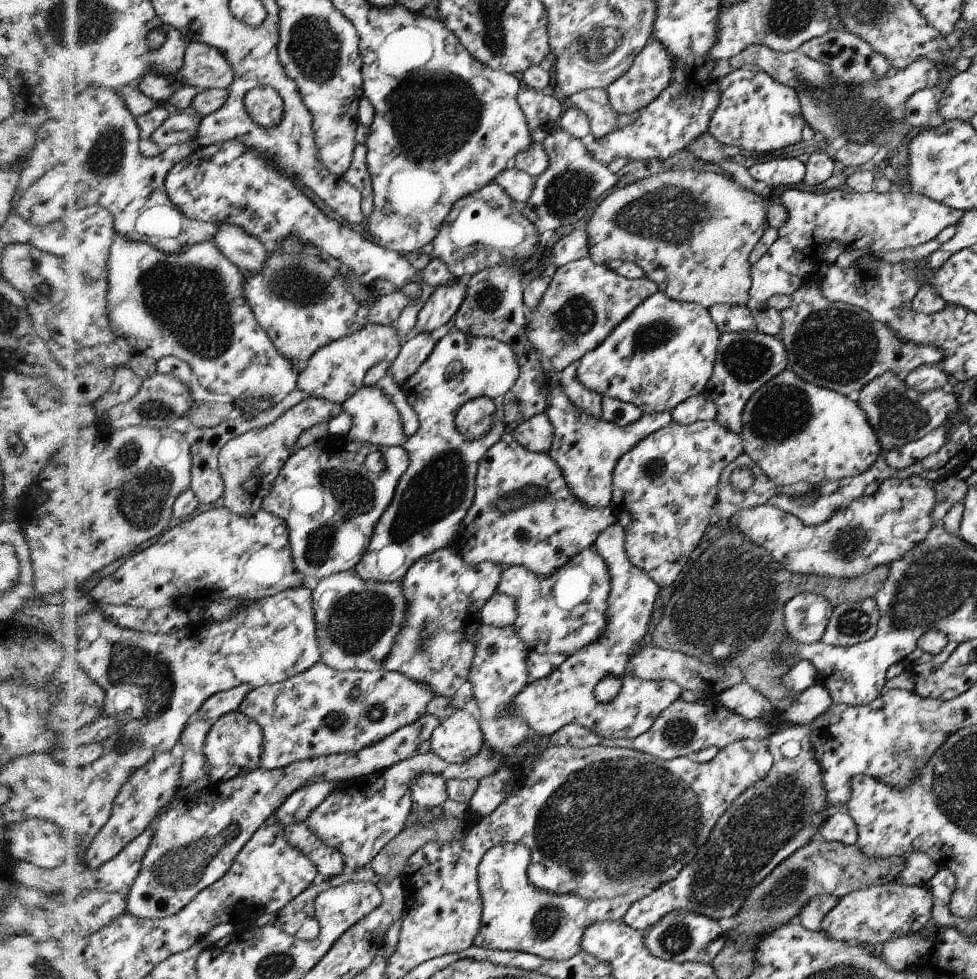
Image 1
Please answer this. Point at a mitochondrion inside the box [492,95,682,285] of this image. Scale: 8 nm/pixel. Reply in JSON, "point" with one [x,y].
{"point":[570,191]}

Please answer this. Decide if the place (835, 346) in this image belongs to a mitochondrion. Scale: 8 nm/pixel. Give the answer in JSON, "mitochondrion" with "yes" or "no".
{"mitochondrion":"yes"}

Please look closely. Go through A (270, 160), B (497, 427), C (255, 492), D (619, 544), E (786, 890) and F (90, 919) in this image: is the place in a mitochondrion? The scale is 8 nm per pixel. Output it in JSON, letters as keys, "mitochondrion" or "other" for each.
{"A":"other","B":"other","C":"other","D":"other","E":"mitochondrion","F":"other"}

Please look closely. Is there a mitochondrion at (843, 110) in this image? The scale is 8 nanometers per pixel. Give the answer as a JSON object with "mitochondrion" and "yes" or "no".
{"mitochondrion":"yes"}

